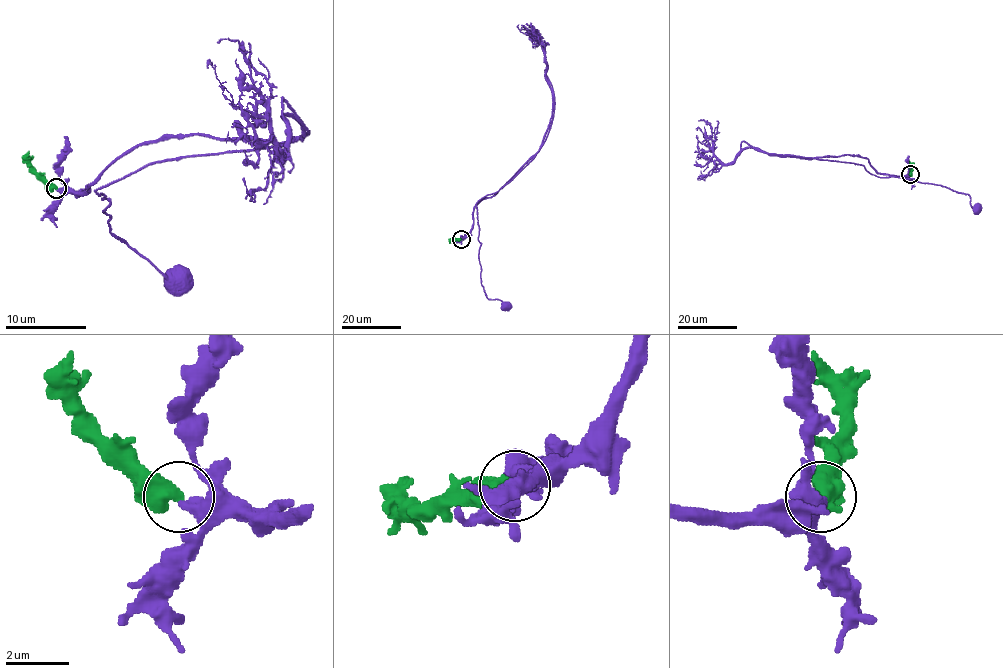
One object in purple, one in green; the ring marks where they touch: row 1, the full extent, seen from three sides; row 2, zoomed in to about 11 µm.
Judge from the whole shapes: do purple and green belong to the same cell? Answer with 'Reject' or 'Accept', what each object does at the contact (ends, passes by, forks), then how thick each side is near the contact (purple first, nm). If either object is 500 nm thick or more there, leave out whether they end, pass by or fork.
Accept. Thickness 400 nm (purple) against 600 nm

